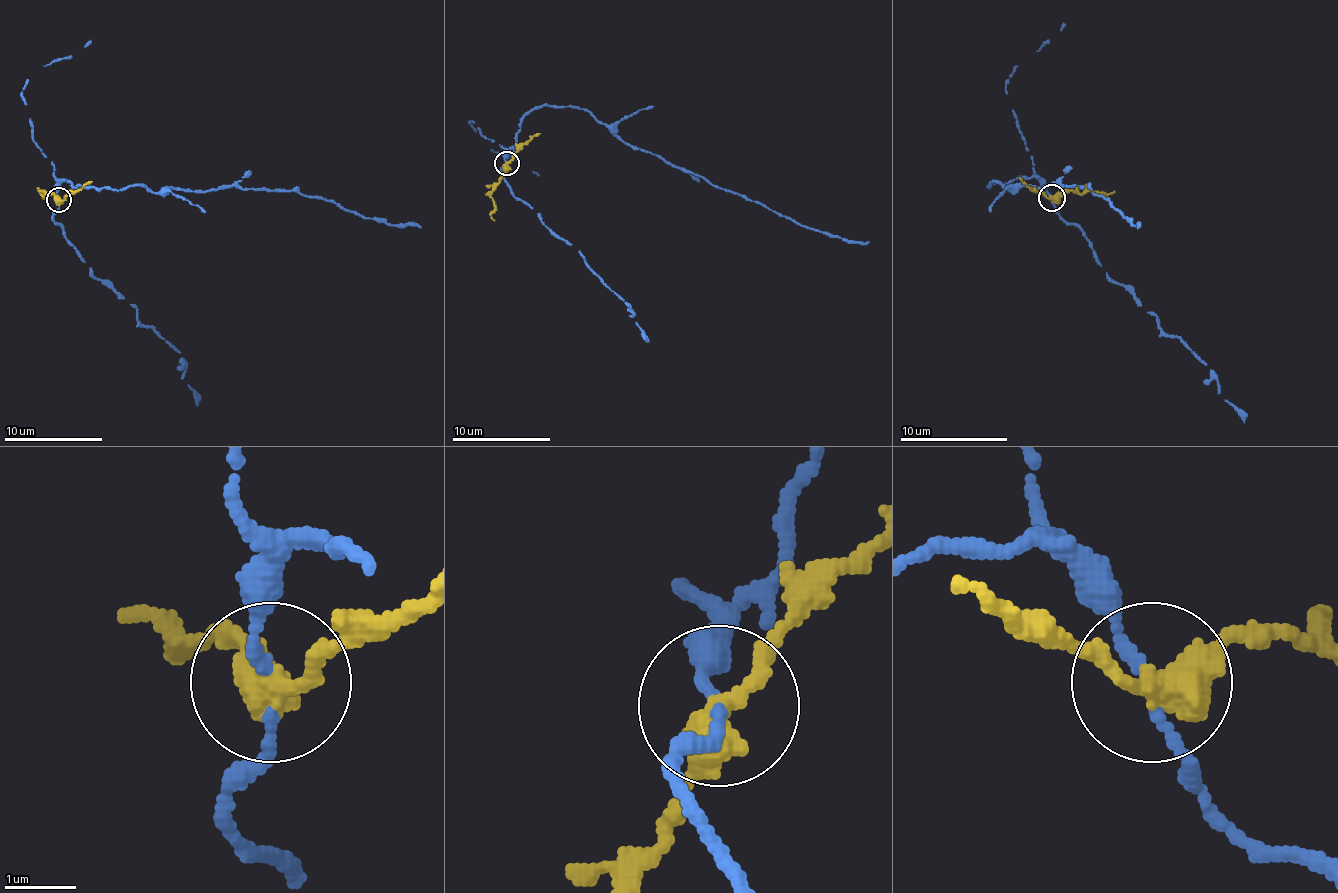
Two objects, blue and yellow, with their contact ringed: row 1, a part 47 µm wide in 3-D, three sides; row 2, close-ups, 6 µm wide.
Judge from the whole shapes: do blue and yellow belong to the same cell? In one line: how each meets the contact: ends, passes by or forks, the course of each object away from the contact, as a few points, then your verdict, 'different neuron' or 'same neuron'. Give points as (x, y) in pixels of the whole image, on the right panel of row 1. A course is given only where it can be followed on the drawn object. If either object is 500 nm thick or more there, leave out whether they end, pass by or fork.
blue passes by | yellow passes by | blue via (1049, 196), (1033, 177), (987, 185), (1006, 190), (1055, 182), (1076, 185), (1100, 193), (1138, 228) | yellow via (1052, 198), (1076, 190), (1084, 193), (1114, 190) | different neuron

